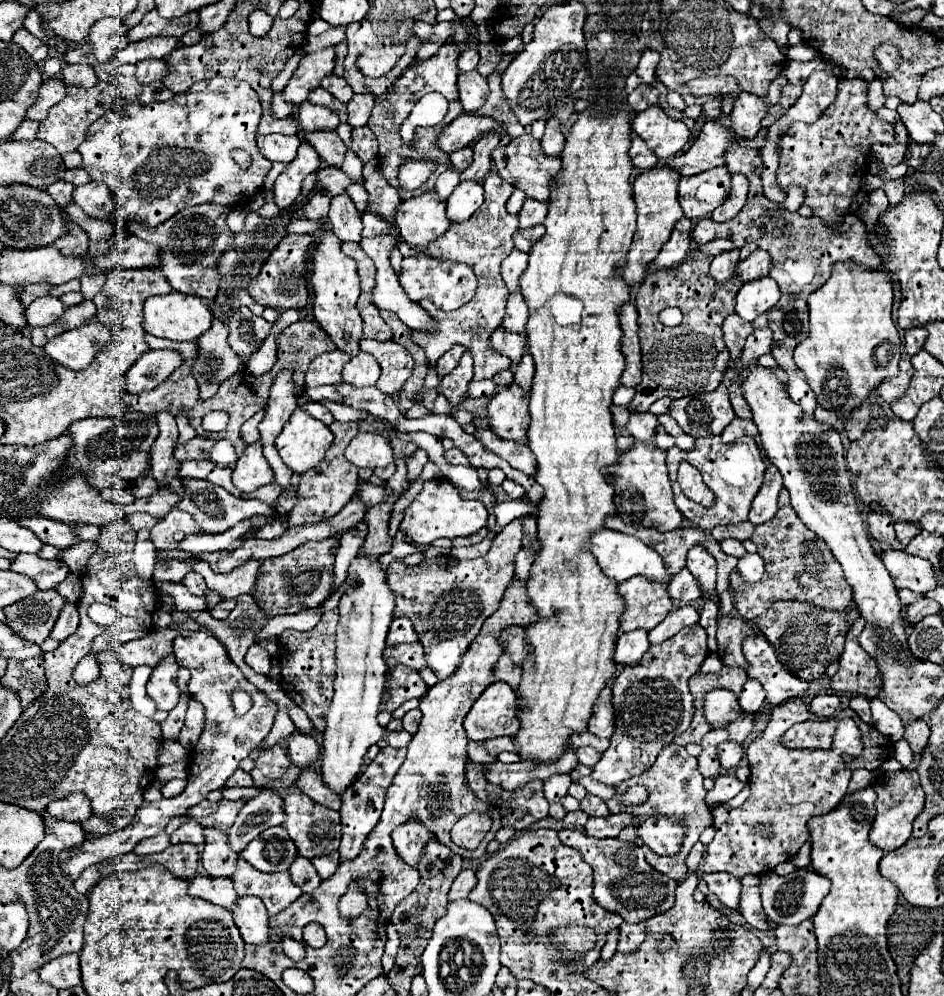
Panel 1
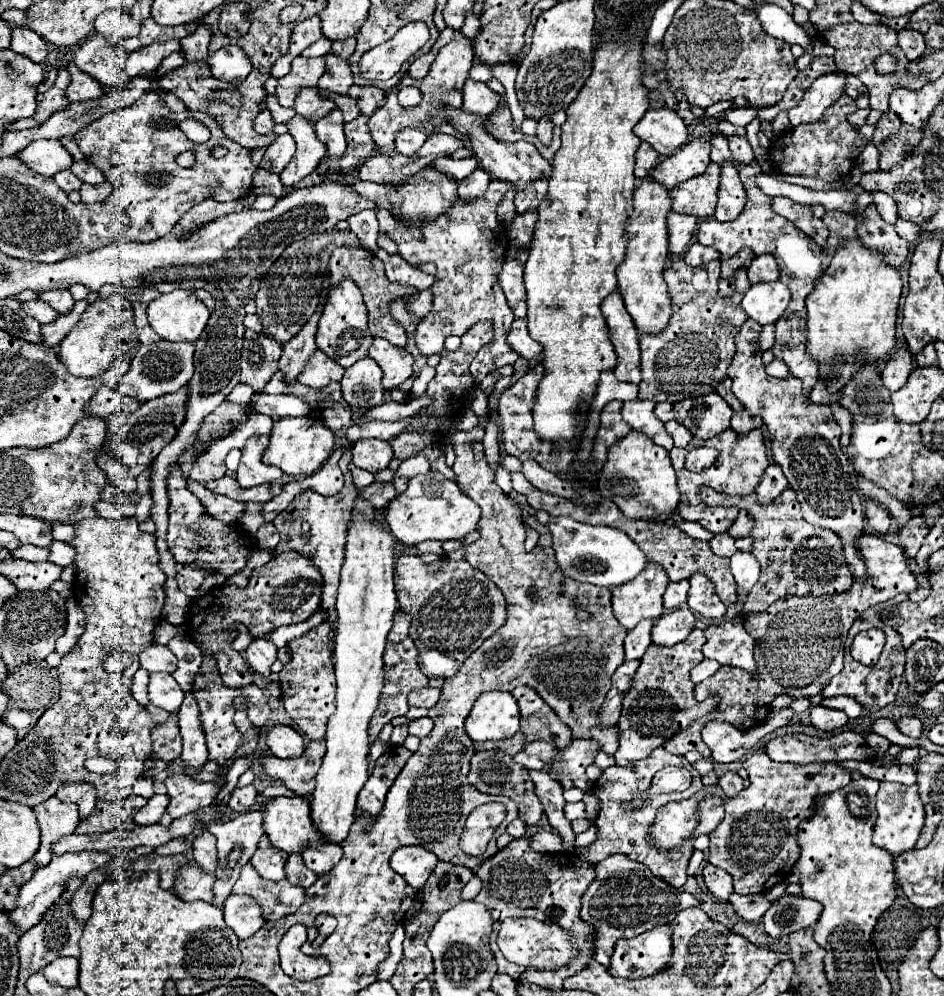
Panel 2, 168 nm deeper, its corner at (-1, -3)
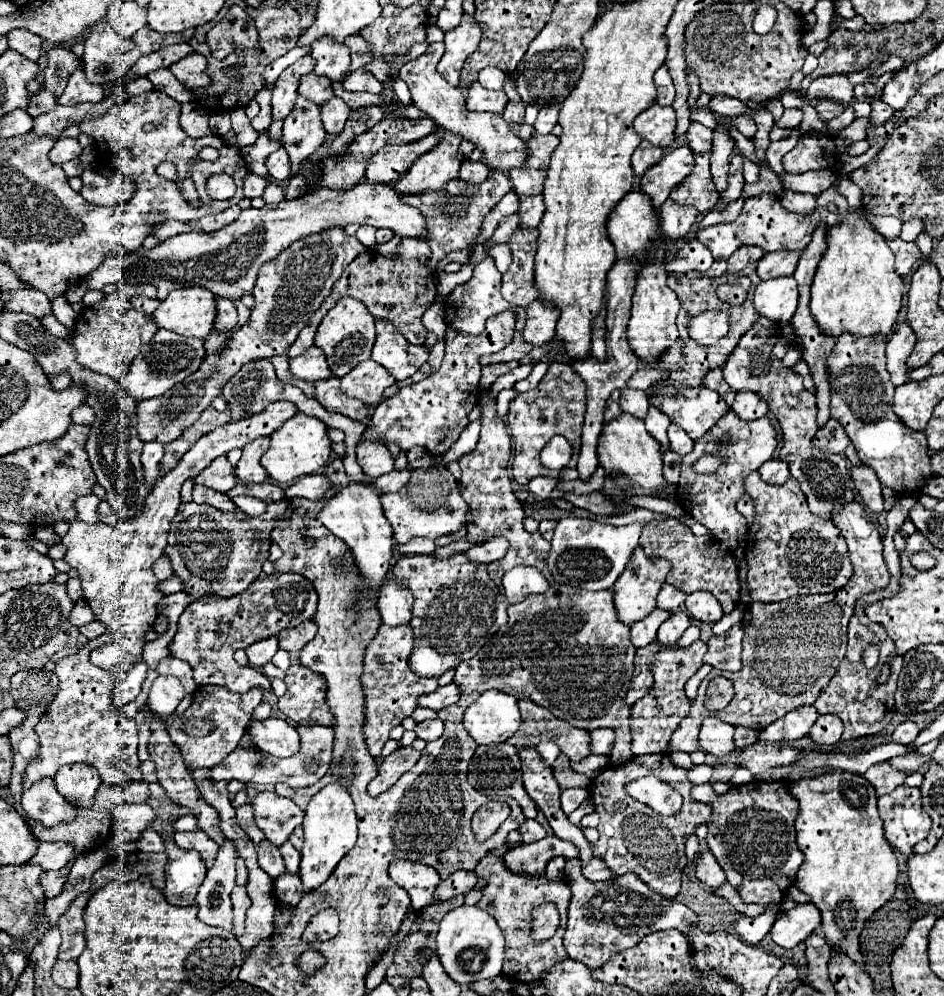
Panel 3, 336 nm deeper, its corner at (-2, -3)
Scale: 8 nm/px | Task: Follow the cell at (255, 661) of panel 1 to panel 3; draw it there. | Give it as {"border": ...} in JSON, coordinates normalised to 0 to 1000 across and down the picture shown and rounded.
{"border":[[[283,640],[283,642],[276,642],[276,644],[268,646],[268,648],[264,648],[260,652],[260,656],[262,656],[268,670],[279,670],[289,662],[293,652],[296,652],[293,650],[293,640]]]}

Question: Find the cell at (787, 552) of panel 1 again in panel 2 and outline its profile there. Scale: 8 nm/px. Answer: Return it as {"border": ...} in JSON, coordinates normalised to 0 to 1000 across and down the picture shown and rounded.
{"border":[[[748,487],[739,491],[739,497],[744,505],[748,505],[750,509],[781,509],[794,513],[799,519],[799,531],[794,535],[794,539],[799,541],[797,557],[801,557],[801,561],[805,563],[807,575],[801,587],[790,597],[784,617],[811,613],[824,599],[888,597],[894,595],[898,589],[903,589],[905,581],[903,575],[898,573],[888,537],[877,531],[869,531],[854,525],[843,495],[839,491],[833,491],[820,505],[811,509],[805,509],[801,505],[801,497],[790,499],[765,497]]]}

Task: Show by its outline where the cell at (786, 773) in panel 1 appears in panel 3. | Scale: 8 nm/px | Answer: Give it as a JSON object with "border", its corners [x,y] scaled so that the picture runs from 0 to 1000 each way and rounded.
{"border":[[[745,786],[732,792],[732,800],[753,808],[749,846],[766,870],[770,885],[783,895],[787,905],[808,911],[825,909],[851,868],[851,856],[842,846],[840,828],[846,808],[836,796],[836,786],[796,786],[793,790],[774,790],[768,798],[760,798],[753,786]]]}

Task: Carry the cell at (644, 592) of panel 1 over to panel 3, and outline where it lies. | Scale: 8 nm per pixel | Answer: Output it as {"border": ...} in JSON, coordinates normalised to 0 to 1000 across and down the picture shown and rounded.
{"border":[[[679,547],[675,549],[675,553],[671,553],[671,559],[666,561],[666,569],[662,569],[662,575],[658,575],[658,579],[654,581],[654,587],[649,587],[651,609],[654,609],[658,626],[671,628],[673,623],[679,623],[681,619],[685,619],[694,611],[696,595],[698,595],[700,587],[704,585],[704,579],[709,575],[709,571],[711,571],[711,567],[709,567],[707,561],[685,559],[681,555]]]}

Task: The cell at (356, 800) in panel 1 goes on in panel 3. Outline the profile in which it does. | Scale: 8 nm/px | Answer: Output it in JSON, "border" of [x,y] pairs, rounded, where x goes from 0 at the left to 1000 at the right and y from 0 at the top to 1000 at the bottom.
{"border":[[[423,750],[418,756],[408,760],[408,764],[401,768],[399,780],[391,786],[391,798],[399,800],[401,796],[406,796],[414,788],[418,788],[421,782],[444,764],[444,760],[446,760],[446,756],[440,754],[438,750]]]}

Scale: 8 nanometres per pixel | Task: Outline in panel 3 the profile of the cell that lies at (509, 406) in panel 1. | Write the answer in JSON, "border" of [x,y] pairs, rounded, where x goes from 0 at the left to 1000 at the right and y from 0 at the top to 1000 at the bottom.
{"border":[[[584,364],[571,389],[560,395],[548,397],[548,401],[541,403],[541,409],[537,415],[537,427],[539,427],[539,435],[543,443],[543,481],[550,487],[558,487],[569,477],[592,479],[592,473],[579,471],[571,463],[573,451],[588,437],[596,437],[605,445],[607,449],[605,467],[609,469],[613,451],[615,451],[618,419],[620,419],[620,383],[607,372],[603,364]]]}

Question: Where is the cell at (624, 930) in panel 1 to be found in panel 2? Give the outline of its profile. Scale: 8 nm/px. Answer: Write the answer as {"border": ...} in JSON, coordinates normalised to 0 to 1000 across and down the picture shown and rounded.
{"border":[[[695,931],[669,943],[655,943],[646,965],[646,977],[653,981],[678,983],[693,979],[710,967],[712,931]]]}

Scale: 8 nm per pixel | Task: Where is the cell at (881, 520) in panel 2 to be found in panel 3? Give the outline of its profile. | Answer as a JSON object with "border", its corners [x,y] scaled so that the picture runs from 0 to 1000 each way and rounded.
{"border":[[[904,467],[901,469],[901,481],[906,485],[908,495],[912,497],[916,509],[923,515],[933,515],[935,513],[935,497],[933,497],[933,485],[925,471],[918,467]]]}

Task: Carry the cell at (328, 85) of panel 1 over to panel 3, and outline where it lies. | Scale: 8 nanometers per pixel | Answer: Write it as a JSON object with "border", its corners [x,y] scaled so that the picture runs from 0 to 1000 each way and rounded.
{"border":[[[351,37],[332,41],[329,57],[336,61],[334,73],[344,75],[351,81],[361,81],[370,71],[370,49],[363,43],[355,43]]]}

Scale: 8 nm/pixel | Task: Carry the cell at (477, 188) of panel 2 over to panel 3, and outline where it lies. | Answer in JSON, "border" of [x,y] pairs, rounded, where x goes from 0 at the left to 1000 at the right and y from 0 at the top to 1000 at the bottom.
{"border":[[[490,162],[488,164],[488,170],[486,170],[486,178],[495,184],[510,184],[514,182],[518,176],[518,168],[512,166],[510,162],[507,164],[501,164],[501,162]]]}

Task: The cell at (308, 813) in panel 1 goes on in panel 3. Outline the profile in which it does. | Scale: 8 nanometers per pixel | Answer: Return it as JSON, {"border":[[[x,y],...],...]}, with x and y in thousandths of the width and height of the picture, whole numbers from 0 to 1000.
{"border":[[[276,794],[266,802],[272,830],[289,848],[300,848],[313,830],[321,826],[321,814],[302,800],[289,794]]]}

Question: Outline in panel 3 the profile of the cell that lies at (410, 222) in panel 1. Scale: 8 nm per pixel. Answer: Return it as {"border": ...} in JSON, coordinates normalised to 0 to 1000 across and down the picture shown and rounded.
{"border":[[[471,132],[465,146],[454,154],[446,156],[438,168],[427,176],[427,180],[418,186],[421,194],[448,194],[452,190],[469,190],[474,182],[486,178],[486,144],[488,136]]]}

